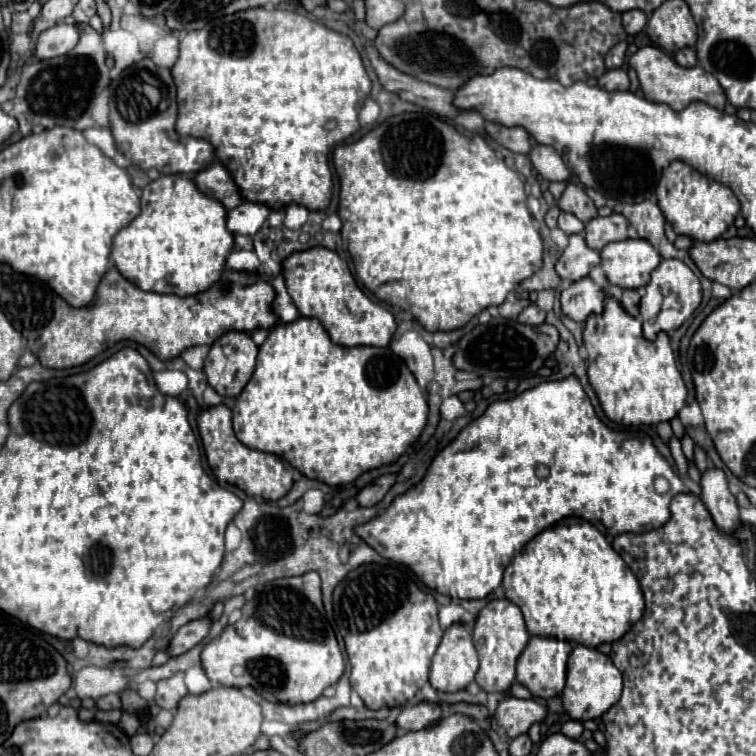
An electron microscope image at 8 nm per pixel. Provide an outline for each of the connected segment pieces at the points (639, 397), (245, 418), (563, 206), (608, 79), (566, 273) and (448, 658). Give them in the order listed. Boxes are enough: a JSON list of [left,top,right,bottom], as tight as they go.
[[584,292,688,426],[230,318,428,486],[558,182,598,222],[598,68,630,90],[556,234,600,282],[430,624,478,692]]

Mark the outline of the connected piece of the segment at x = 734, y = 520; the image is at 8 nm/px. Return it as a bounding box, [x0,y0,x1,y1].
[700,466,740,532]

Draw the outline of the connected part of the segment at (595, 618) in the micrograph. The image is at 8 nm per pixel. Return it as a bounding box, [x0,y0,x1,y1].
[502,518,645,648]

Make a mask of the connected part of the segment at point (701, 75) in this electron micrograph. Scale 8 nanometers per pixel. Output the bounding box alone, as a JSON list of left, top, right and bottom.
[630,46,726,110]

